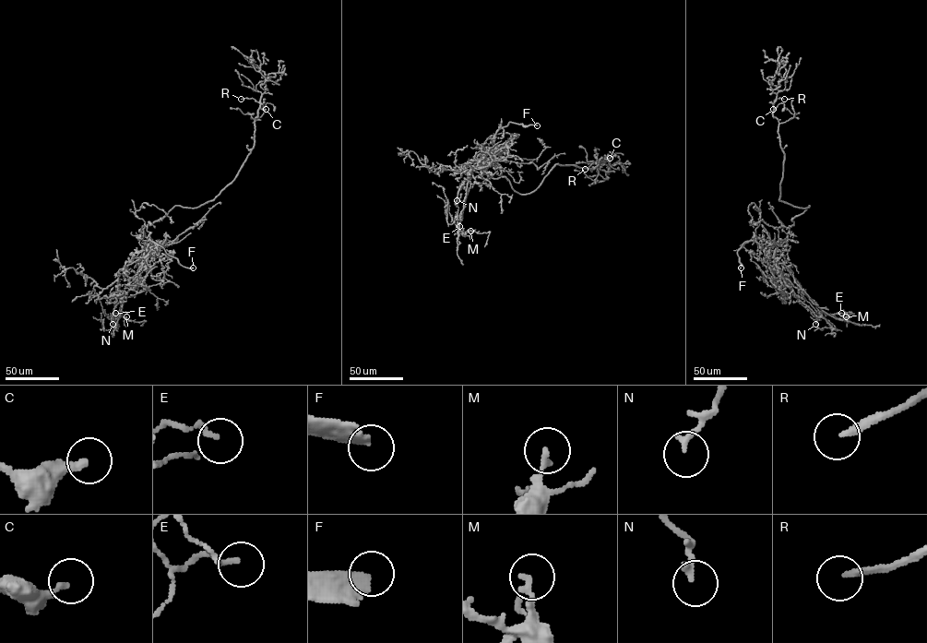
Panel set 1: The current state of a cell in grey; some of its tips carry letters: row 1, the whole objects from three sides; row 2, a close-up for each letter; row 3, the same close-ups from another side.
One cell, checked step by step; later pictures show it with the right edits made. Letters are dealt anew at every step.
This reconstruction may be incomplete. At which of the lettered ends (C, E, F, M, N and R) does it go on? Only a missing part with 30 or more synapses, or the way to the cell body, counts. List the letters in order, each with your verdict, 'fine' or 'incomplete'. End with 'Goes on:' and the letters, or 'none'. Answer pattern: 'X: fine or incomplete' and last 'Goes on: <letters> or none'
C: fine
E: fine
F: incomplete
M: fine
N: incomplete
R: incomplete
Goes on: F, N, R

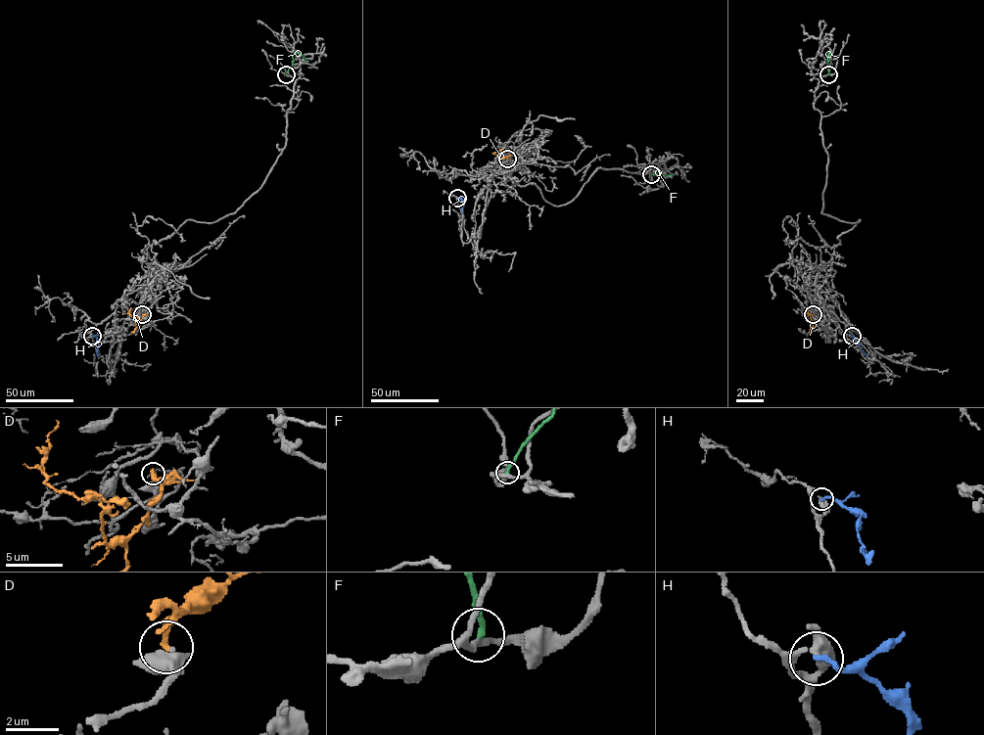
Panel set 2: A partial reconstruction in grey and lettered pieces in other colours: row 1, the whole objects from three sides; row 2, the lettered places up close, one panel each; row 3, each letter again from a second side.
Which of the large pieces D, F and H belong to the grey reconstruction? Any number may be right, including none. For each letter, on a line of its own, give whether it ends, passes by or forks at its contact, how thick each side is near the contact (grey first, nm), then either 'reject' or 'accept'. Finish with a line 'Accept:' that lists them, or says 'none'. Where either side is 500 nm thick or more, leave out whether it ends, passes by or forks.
D: it ends there; 150 nm thick on the grey side, 280 nm on the other; reject
F: it ends there; 200 nm thick on the grey side, 220 nm on the other; reject
H: it ends there; 420 nm thick on the grey side, 180 nm on the other; reject
Accept: none

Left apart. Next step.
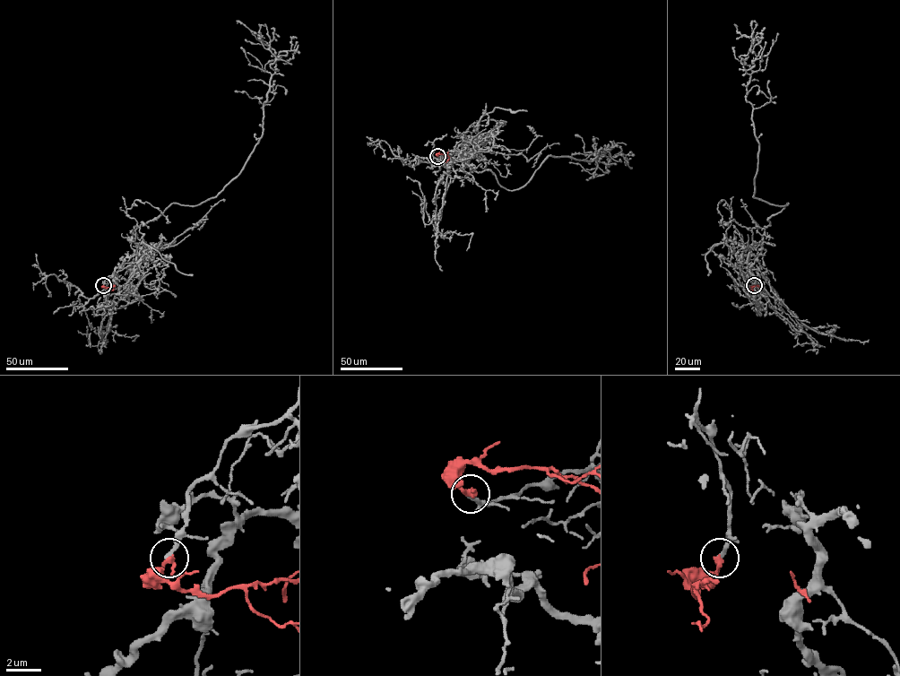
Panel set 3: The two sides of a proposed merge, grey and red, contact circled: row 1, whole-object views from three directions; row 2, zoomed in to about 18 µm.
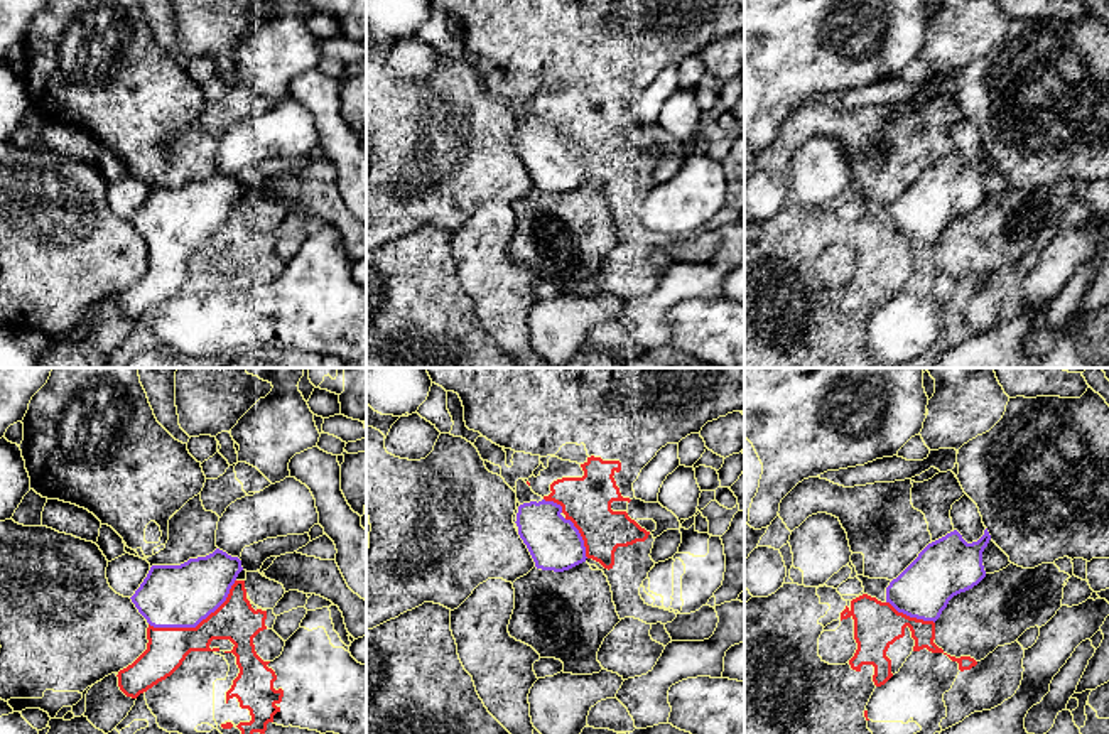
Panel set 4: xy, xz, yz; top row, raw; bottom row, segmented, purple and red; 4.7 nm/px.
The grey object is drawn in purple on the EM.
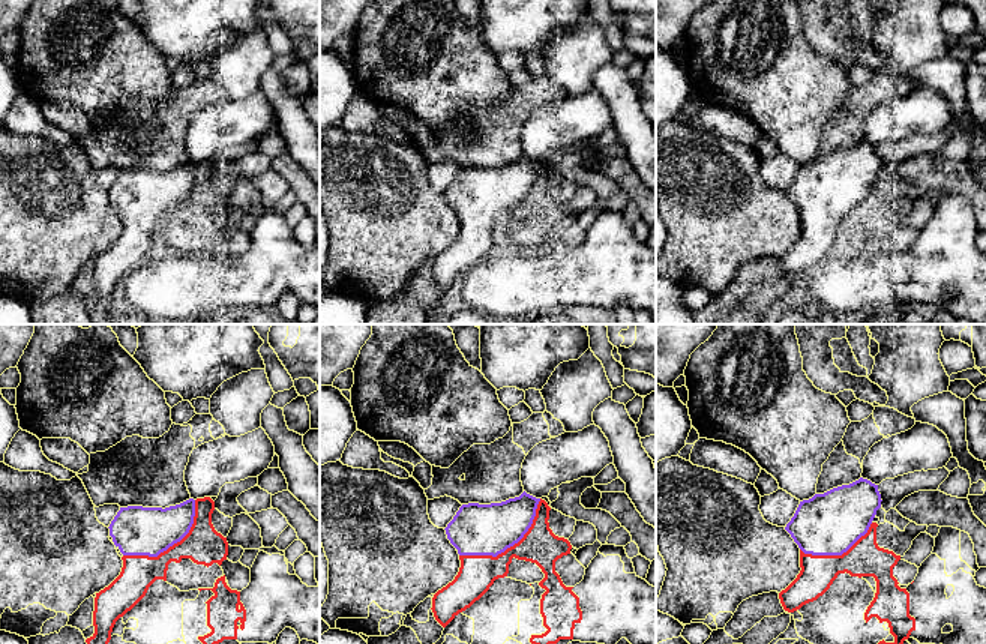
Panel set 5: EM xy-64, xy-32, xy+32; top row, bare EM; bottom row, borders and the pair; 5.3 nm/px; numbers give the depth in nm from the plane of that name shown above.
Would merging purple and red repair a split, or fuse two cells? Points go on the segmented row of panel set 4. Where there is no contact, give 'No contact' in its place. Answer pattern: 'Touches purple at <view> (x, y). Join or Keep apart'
Touches purple at xy (196, 625). Join

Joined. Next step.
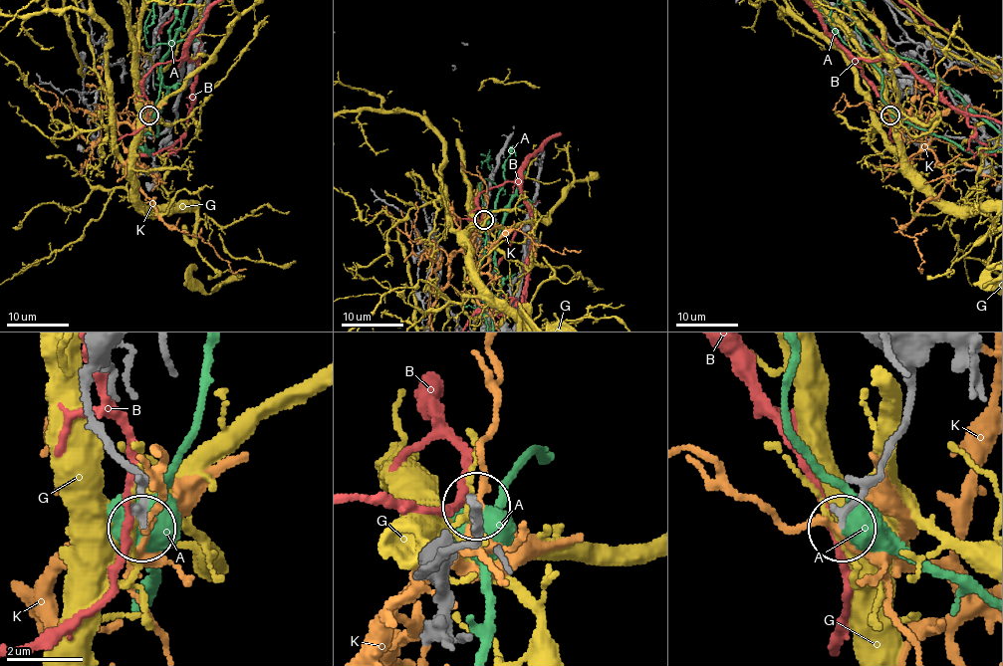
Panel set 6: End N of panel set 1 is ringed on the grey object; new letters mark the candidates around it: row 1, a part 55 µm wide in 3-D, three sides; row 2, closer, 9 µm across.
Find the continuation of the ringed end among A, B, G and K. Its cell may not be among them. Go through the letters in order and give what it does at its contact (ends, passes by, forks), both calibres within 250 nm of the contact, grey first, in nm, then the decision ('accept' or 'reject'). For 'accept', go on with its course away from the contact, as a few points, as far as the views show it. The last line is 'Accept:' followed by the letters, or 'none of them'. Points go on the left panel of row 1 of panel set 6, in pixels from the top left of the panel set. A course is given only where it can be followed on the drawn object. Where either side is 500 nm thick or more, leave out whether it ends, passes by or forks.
A: calibres 280 and 650 nm; reject
B: it passes by; calibres 200 and 190 nm; reject
G: it passes by; calibres 160 and 90 nm; reject
K: it passes by; calibres 220 and 160 nm; reject
Accept: none of them

